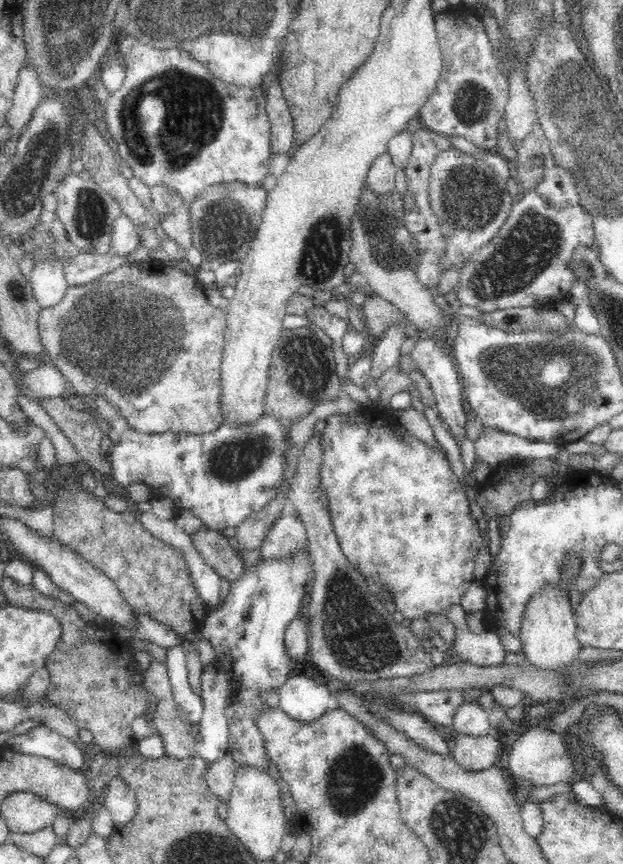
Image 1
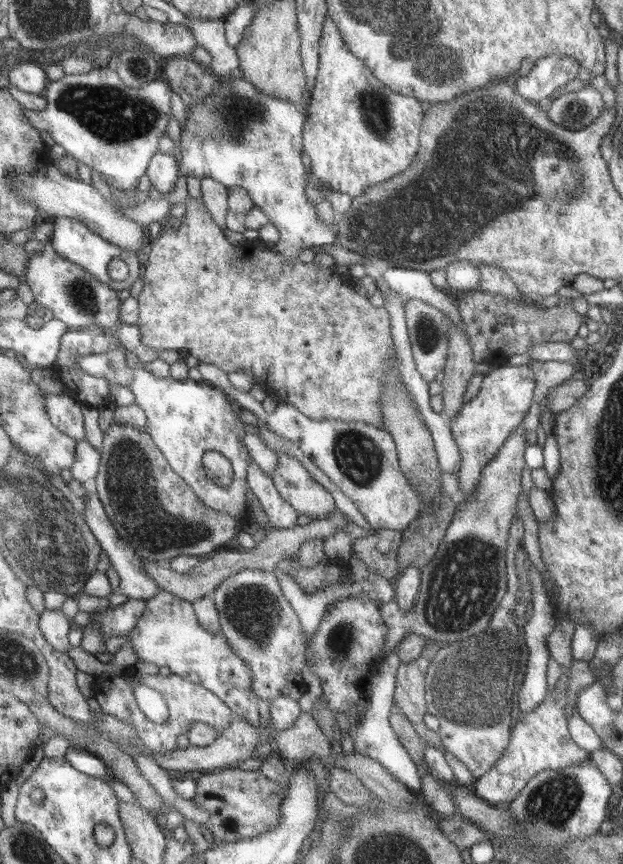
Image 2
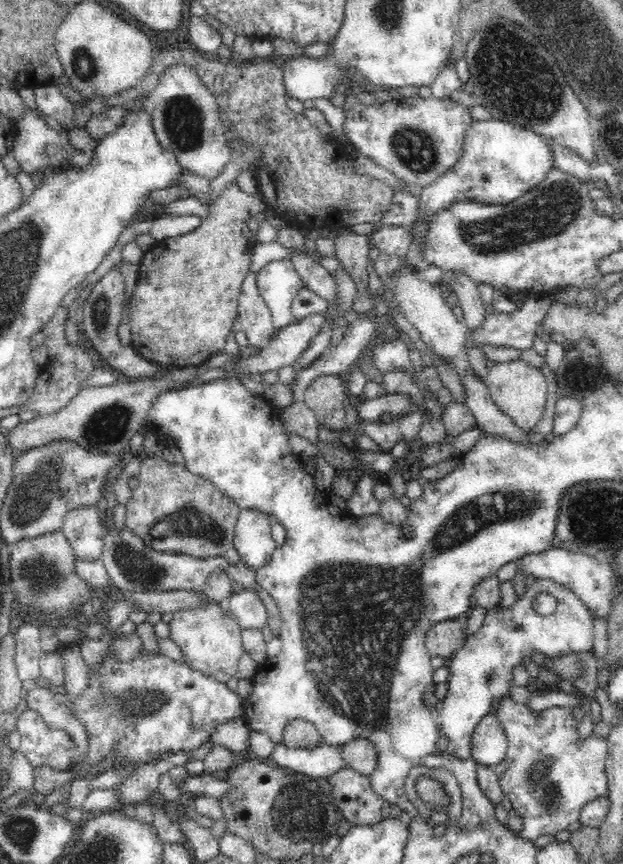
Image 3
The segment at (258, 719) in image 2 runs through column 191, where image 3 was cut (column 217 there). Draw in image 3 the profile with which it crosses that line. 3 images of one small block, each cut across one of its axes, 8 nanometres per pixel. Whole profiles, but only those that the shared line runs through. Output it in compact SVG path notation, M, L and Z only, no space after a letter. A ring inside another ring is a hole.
M204 600L204 604L196 604L194 608L176 609L169 627L170 639L181 649L184 663L190 668L222 683L227 683L235 675L243 652L242 628L233 614L227 614L223 603L210 601L207 604Z

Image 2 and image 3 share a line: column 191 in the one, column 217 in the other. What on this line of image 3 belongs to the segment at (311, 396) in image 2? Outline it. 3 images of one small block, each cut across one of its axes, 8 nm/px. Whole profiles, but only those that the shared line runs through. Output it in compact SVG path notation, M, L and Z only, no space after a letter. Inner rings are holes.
M234 180L216 197L209 216L194 231L174 239L160 240L152 250L143 254L129 310L131 350L167 368L198 365L214 354L222 354L239 314L238 295L250 268L252 244L247 237L245 223L253 211L261 209L267 211L260 192L243 192Z

